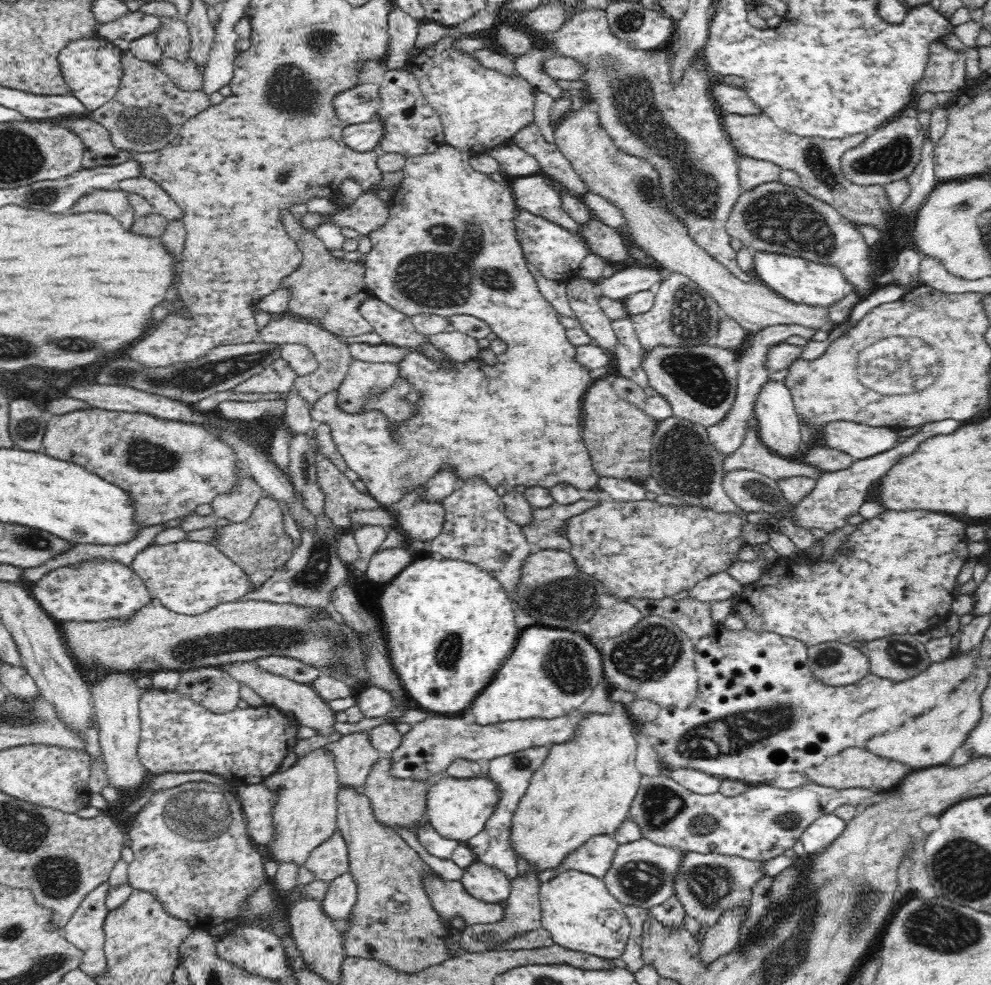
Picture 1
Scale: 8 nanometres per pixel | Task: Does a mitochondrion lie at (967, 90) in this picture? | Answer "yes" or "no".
no

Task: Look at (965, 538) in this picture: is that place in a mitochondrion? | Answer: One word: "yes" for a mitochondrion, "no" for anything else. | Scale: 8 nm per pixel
no

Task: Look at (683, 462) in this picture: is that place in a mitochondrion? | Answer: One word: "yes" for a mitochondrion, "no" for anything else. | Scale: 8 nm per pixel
yes

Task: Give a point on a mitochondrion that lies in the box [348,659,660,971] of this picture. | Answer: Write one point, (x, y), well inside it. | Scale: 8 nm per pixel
(483, 939)

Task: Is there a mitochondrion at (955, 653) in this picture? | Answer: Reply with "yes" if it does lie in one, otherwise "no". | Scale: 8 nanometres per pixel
no

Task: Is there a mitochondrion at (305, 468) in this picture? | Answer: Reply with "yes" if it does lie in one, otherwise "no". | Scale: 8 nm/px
yes

